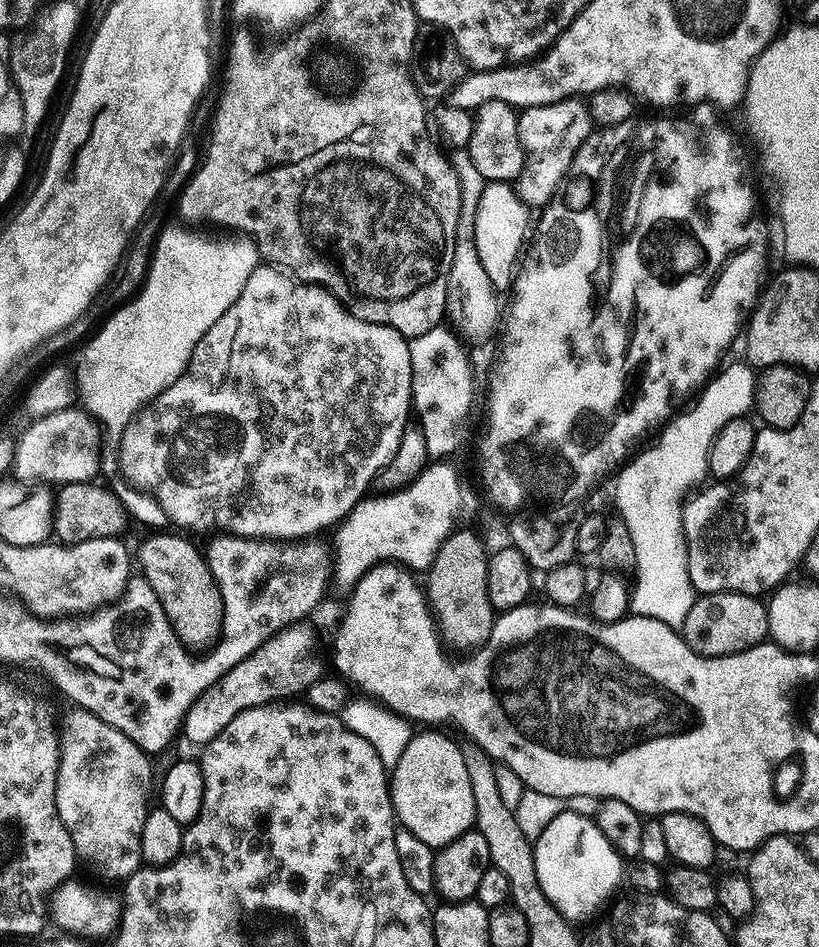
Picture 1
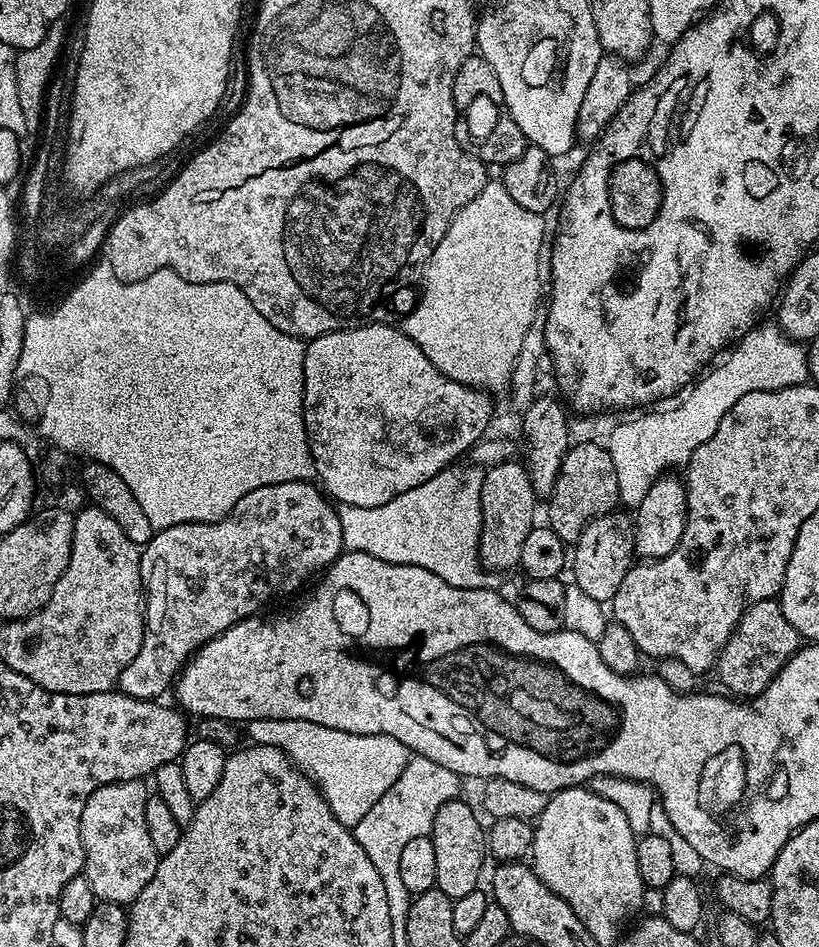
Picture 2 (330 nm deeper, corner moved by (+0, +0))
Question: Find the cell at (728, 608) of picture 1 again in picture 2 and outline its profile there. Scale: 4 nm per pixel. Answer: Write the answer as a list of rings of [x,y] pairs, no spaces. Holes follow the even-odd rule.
[[[779,599],[763,600],[757,604],[751,604],[744,611],[742,618],[738,622],[738,626],[732,631],[730,638],[726,642],[726,646],[720,652],[720,657],[716,659],[714,672],[715,675],[720,675],[721,682],[729,688],[727,691],[733,697],[751,698],[762,694],[762,690],[766,690],[766,686],[770,686],[770,682],[780,673],[782,666],[786,666],[788,659],[801,646],[801,634],[798,630],[794,630],[794,626],[790,626],[790,622],[786,622],[786,614],[782,614],[782,606]]]

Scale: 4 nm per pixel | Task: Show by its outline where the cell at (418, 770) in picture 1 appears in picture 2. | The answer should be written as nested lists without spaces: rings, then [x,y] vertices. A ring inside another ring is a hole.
[[[464,798],[448,800],[440,807],[434,818],[431,837],[438,869],[435,888],[442,890],[442,894],[446,894],[453,901],[477,891],[481,887],[480,875],[484,872],[486,832],[483,827],[480,829],[480,820],[476,817],[475,810]]]

